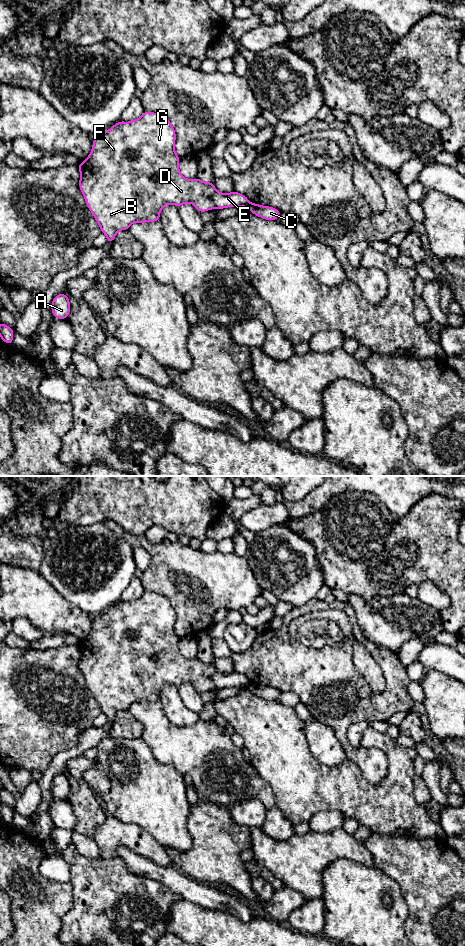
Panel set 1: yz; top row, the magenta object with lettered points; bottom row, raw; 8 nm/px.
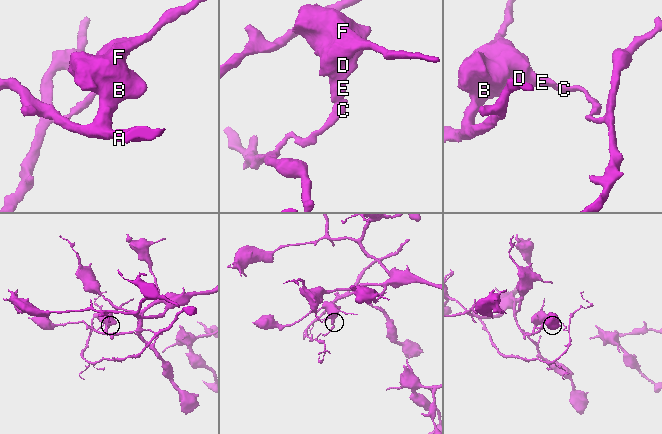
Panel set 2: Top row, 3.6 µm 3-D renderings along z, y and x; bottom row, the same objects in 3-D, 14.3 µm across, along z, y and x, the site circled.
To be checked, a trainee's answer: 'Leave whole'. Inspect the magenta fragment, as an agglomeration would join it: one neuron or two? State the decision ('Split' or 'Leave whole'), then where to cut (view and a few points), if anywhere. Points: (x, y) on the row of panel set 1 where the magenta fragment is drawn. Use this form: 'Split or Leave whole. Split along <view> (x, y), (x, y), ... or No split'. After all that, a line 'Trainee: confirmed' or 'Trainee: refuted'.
Split. Split along yz (250, 203), (247, 206)
Trainee: refuted

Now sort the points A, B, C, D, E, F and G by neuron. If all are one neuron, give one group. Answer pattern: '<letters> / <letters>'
A B D E F G / C

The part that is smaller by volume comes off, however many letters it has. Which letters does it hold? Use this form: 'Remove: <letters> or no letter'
Remove: C

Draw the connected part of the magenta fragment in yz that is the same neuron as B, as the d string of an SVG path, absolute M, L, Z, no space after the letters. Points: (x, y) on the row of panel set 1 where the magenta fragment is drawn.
M145 111L138 119L132 120L130 122L119 121L115 125L113 125L107 131L98 134L93 139L93 145L91 153L88 155L87 159L84 162L78 164L78 168L80 171L80 180L79 180L79 188L84 195L84 199L86 201L86 205L88 209L92 212L93 217L97 221L100 226L101 232L104 233L107 237L107 243L112 243L115 239L115 236L118 231L121 230L129 230L129 226L136 222L136 223L145 223L145 222L156 222L160 220L160 212L162 208L167 204L175 205L176 207L180 207L185 203L192 203L193 206L200 212L203 213L205 211L211 209L223 209L227 207L248 207L250 205L250 201L248 198L240 194L236 191L231 193L219 193L213 182L204 182L198 178L193 179L186 179L184 178L179 170L179 162L180 157L177 156L175 152L175 141L176 141L176 132L172 127L171 122L169 119L161 114L155 112L148 112Z

